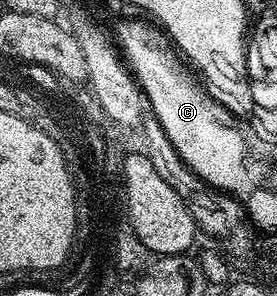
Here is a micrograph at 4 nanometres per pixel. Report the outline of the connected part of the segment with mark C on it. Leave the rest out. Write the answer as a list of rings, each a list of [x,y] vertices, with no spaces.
[[[120,17],[117,43],[131,73],[135,75],[135,81],[147,98],[150,113],[153,118],[155,114],[163,129],[162,137],[170,140],[183,166],[200,183],[208,182],[208,187],[241,201],[237,192],[247,192],[249,188],[253,188],[255,182],[253,178],[243,178],[243,174],[239,174],[239,158],[247,158],[249,155],[249,150],[245,150],[246,136],[239,138],[244,127],[231,126],[236,115],[227,111],[221,103],[214,102],[203,91],[204,83],[192,73],[188,63],[181,57],[171,39],[165,36],[164,31],[146,17],[135,17],[139,18]]]

